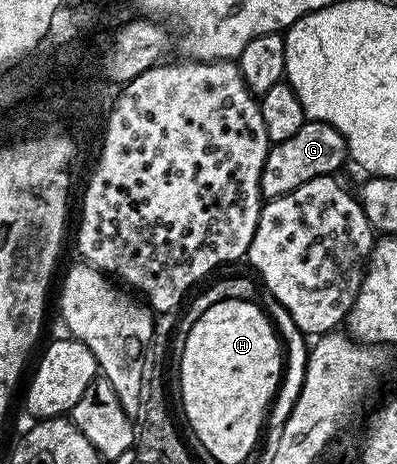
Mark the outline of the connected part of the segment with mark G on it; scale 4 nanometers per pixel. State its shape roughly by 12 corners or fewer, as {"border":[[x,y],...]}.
{"border":[[307,120],[270,145],[262,191],[282,196],[347,163],[342,135]]}

